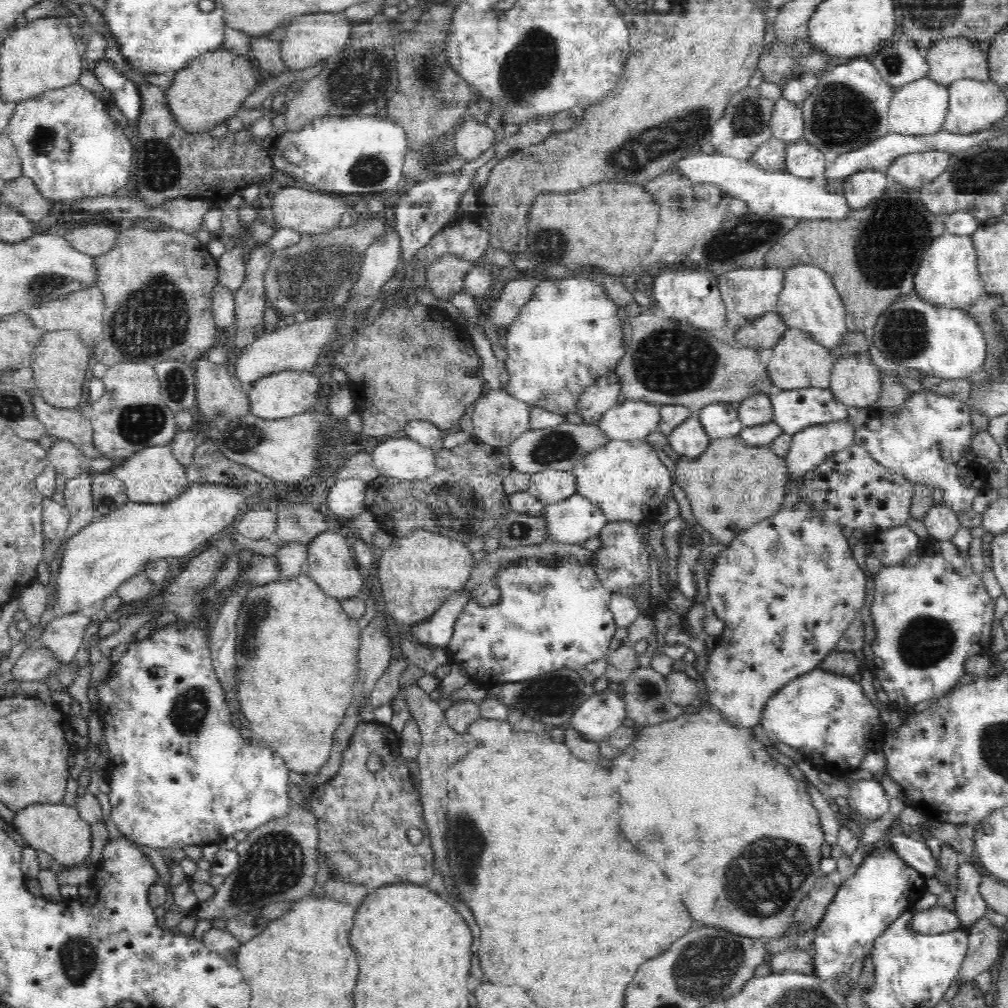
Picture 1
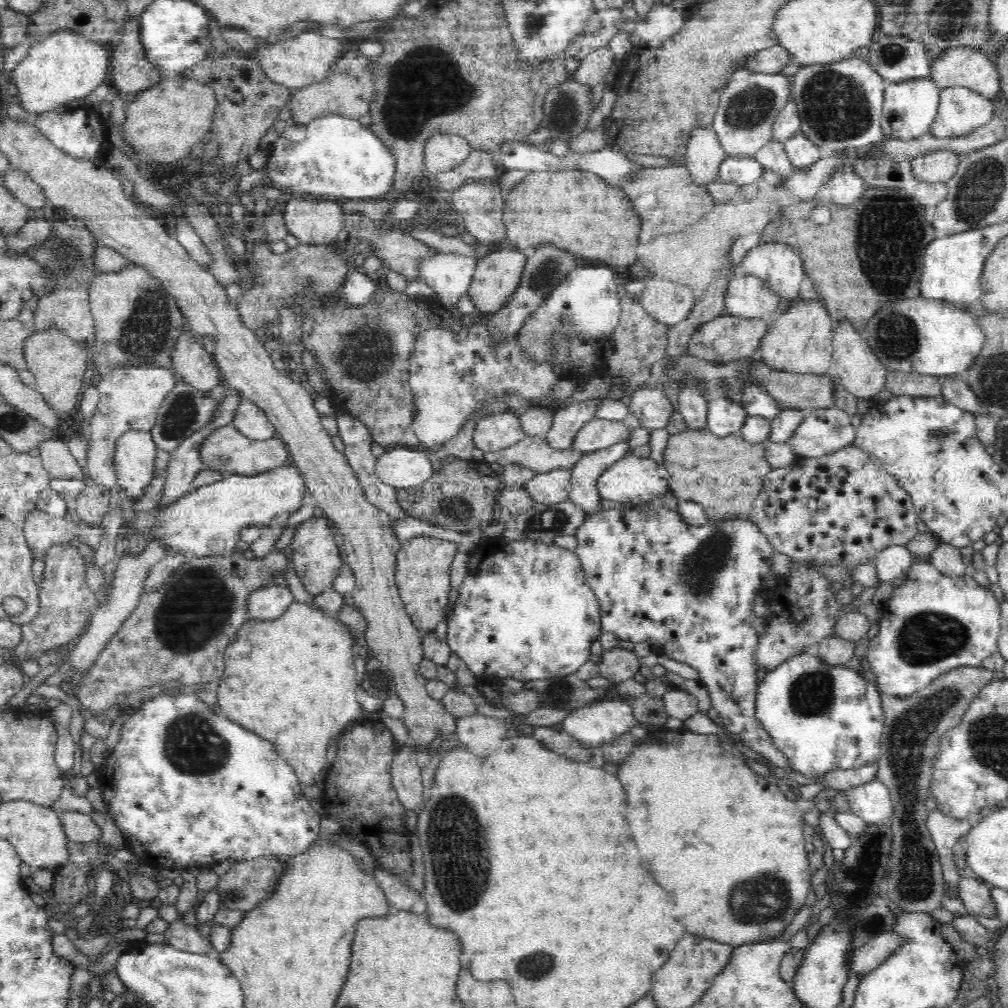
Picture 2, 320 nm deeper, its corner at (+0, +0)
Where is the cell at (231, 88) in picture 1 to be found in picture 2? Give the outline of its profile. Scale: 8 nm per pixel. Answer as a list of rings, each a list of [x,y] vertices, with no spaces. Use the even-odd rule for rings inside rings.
[[[181,76],[179,82],[160,81],[139,92],[125,107],[124,124],[119,127],[126,144],[146,162],[173,163],[194,155],[212,130],[217,102],[211,86]]]

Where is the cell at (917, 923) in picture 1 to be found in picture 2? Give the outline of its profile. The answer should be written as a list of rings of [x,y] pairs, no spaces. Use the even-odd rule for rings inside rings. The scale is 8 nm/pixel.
[[[897,932],[880,934],[864,946],[852,950],[849,956],[849,974],[863,977],[870,970],[882,964],[905,940]]]

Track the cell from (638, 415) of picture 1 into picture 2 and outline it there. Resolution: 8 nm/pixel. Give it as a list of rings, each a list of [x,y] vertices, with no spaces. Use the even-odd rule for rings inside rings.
[[[594,418],[576,434],[571,448],[586,453],[600,451],[620,441],[629,440],[633,425],[629,421],[610,421]]]

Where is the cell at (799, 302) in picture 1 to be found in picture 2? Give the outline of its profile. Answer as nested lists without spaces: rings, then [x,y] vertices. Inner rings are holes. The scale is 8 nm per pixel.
[[[760,242],[742,259],[740,273],[760,278],[772,291],[778,293],[782,300],[781,310],[800,300],[798,291],[806,275],[801,256],[790,245]]]

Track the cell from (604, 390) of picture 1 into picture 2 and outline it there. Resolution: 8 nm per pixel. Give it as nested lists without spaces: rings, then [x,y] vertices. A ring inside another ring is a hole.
[[[600,399],[563,405],[563,408],[553,416],[553,424],[544,435],[545,441],[554,450],[571,448],[575,434],[590,420],[593,420],[598,410]]]

